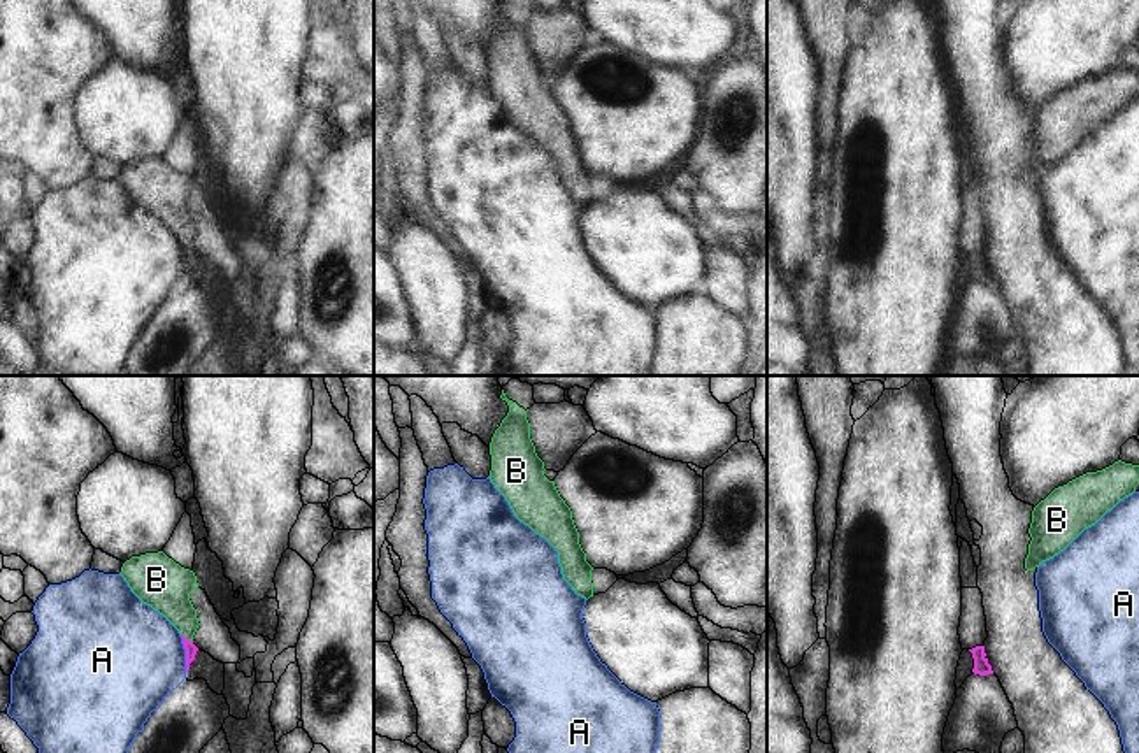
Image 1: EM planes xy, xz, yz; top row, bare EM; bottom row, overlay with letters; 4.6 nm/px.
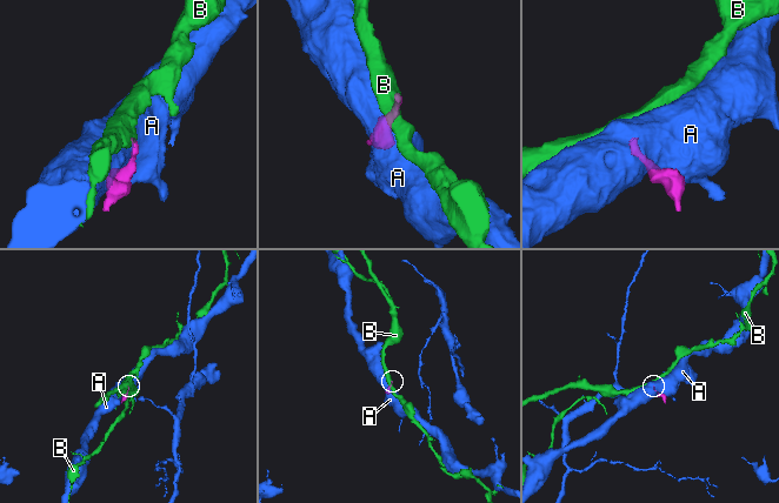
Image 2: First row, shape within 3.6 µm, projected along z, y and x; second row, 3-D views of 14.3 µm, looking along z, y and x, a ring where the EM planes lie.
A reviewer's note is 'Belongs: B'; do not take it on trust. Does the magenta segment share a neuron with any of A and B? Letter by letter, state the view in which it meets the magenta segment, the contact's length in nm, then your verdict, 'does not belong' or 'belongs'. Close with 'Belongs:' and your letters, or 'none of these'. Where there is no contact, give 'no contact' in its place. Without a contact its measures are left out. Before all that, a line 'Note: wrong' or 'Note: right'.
Note: right
A: xy | 180 nm | does not belong
B: xy | 70 nm | belongs
Belongs: B

